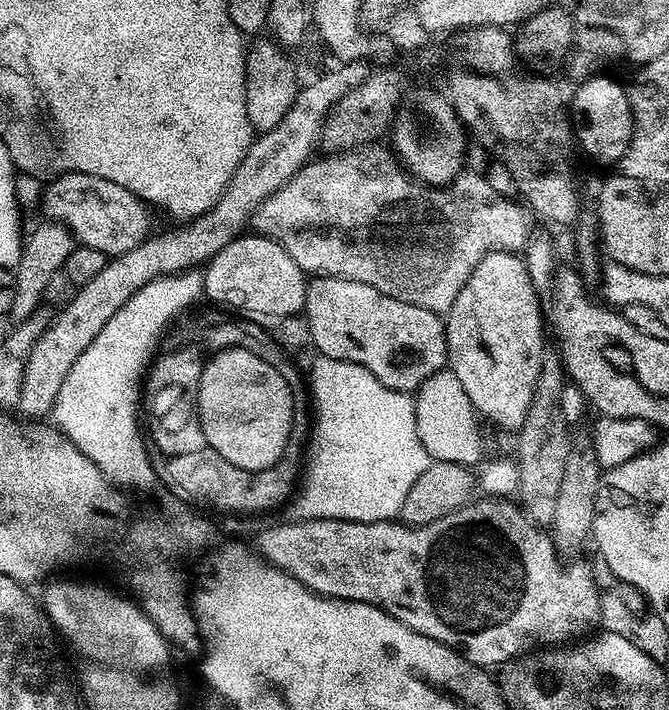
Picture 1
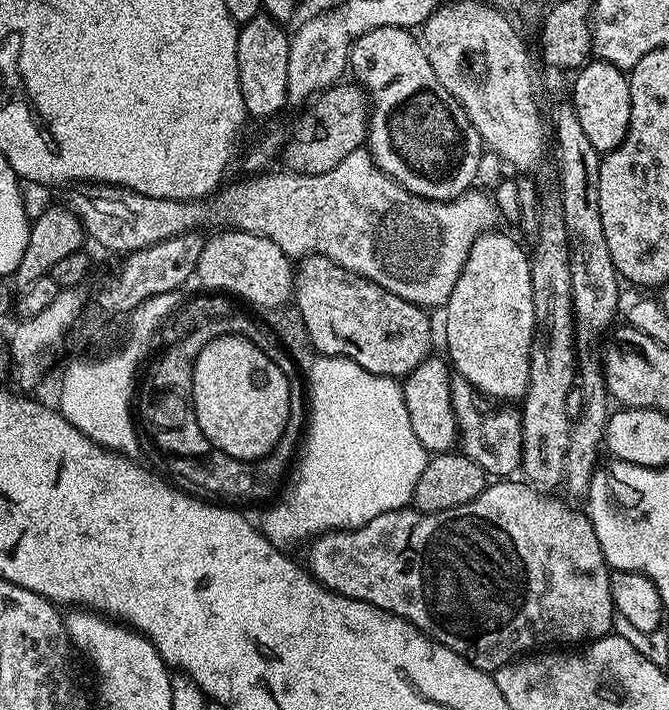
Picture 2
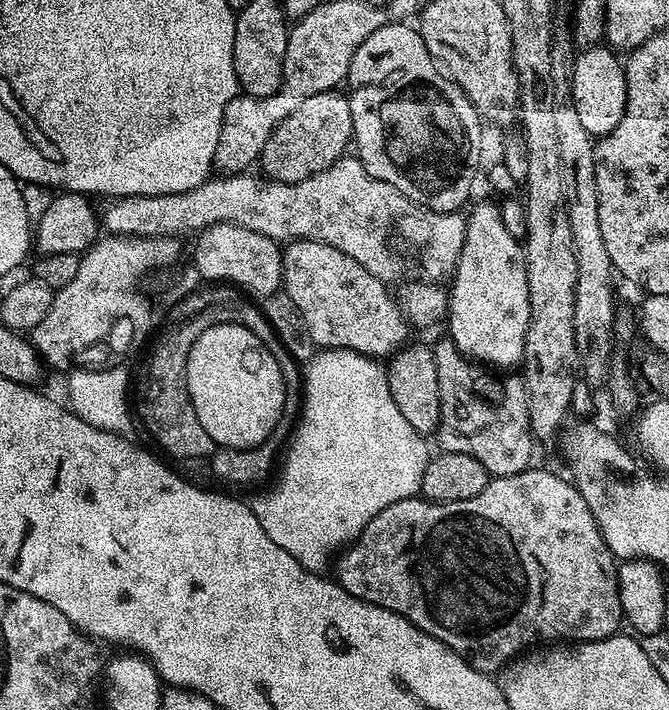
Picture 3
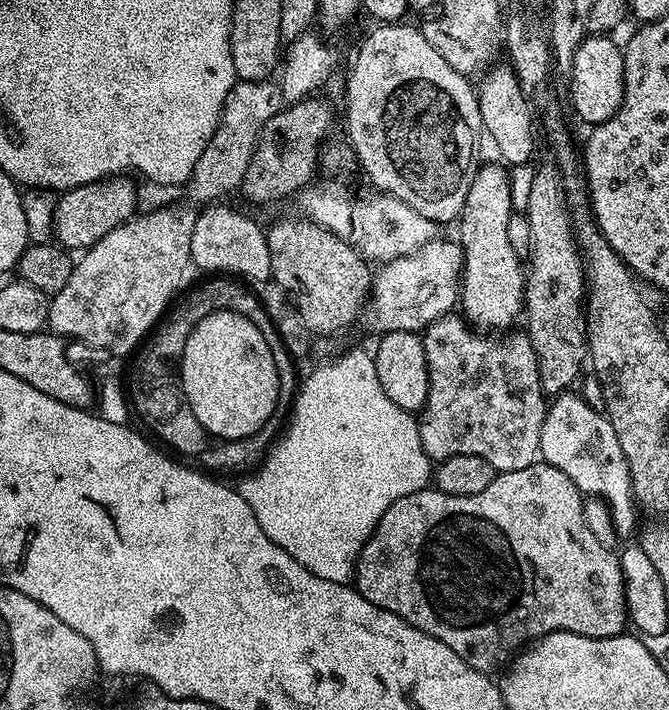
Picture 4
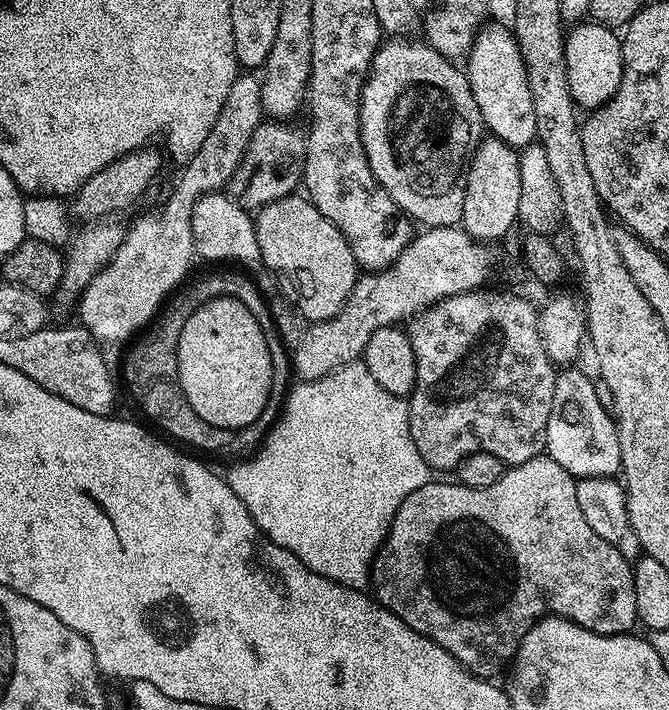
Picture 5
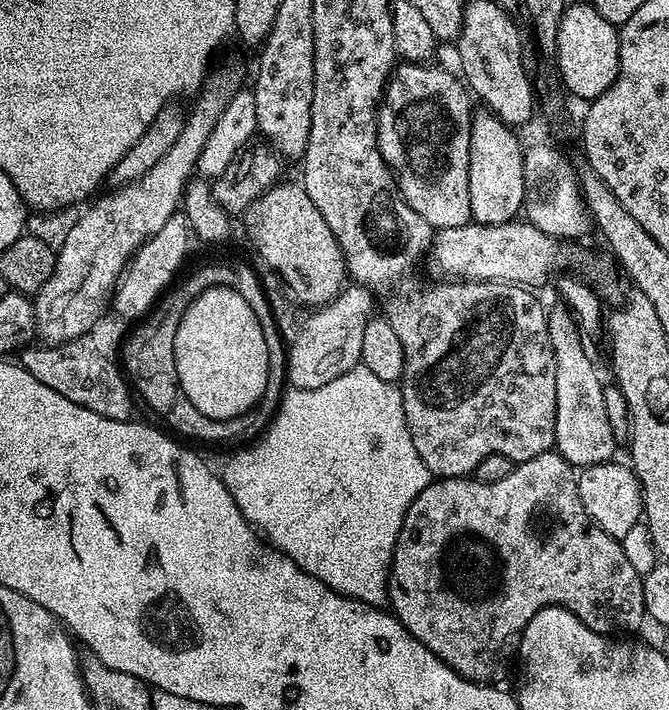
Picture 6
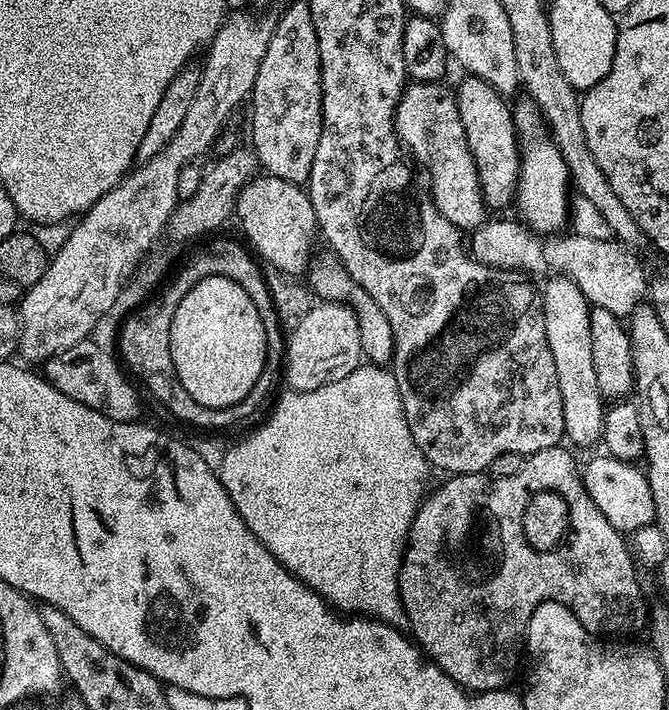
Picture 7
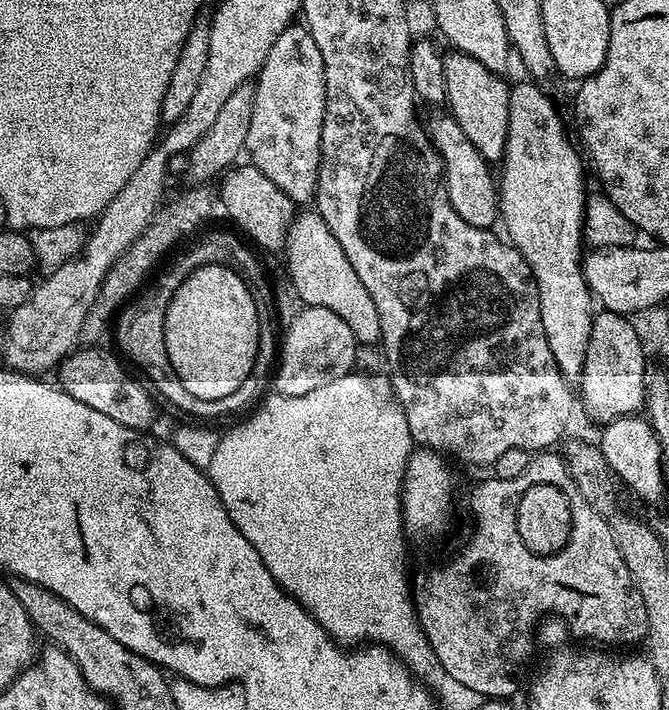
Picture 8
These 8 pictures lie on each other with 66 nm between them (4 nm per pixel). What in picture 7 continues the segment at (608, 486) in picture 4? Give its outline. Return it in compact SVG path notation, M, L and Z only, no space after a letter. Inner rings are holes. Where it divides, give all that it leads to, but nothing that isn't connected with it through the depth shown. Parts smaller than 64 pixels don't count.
M556 274L542 288L546 342L554 354L554 370L558 370L558 390L562 390L562 414L567 439L576 444L592 444L601 439L604 430L605 401L598 390L594 374L592 339L590 338L590 305L582 290L563 274Z

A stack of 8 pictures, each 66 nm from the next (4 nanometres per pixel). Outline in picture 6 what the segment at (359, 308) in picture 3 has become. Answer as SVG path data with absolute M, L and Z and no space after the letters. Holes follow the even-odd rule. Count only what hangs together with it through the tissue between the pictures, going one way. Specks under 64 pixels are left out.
M303 183L275 184L242 213L242 220L248 240L265 260L263 263L281 276L289 293L301 305L329 304L345 287L346 269L338 238L326 226L326 218L318 214L318 206L310 202Z

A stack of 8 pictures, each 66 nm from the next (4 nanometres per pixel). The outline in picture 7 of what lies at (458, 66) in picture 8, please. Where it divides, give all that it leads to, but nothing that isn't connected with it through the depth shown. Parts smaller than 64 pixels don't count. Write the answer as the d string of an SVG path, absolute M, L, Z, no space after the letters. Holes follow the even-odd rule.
M465 75L460 85L455 85L456 105L462 118L462 130L466 130L466 146L474 158L478 170L480 193L489 209L504 208L516 199L516 184L520 173L522 144L516 135L516 117L509 102L498 89L488 85L482 78Z

